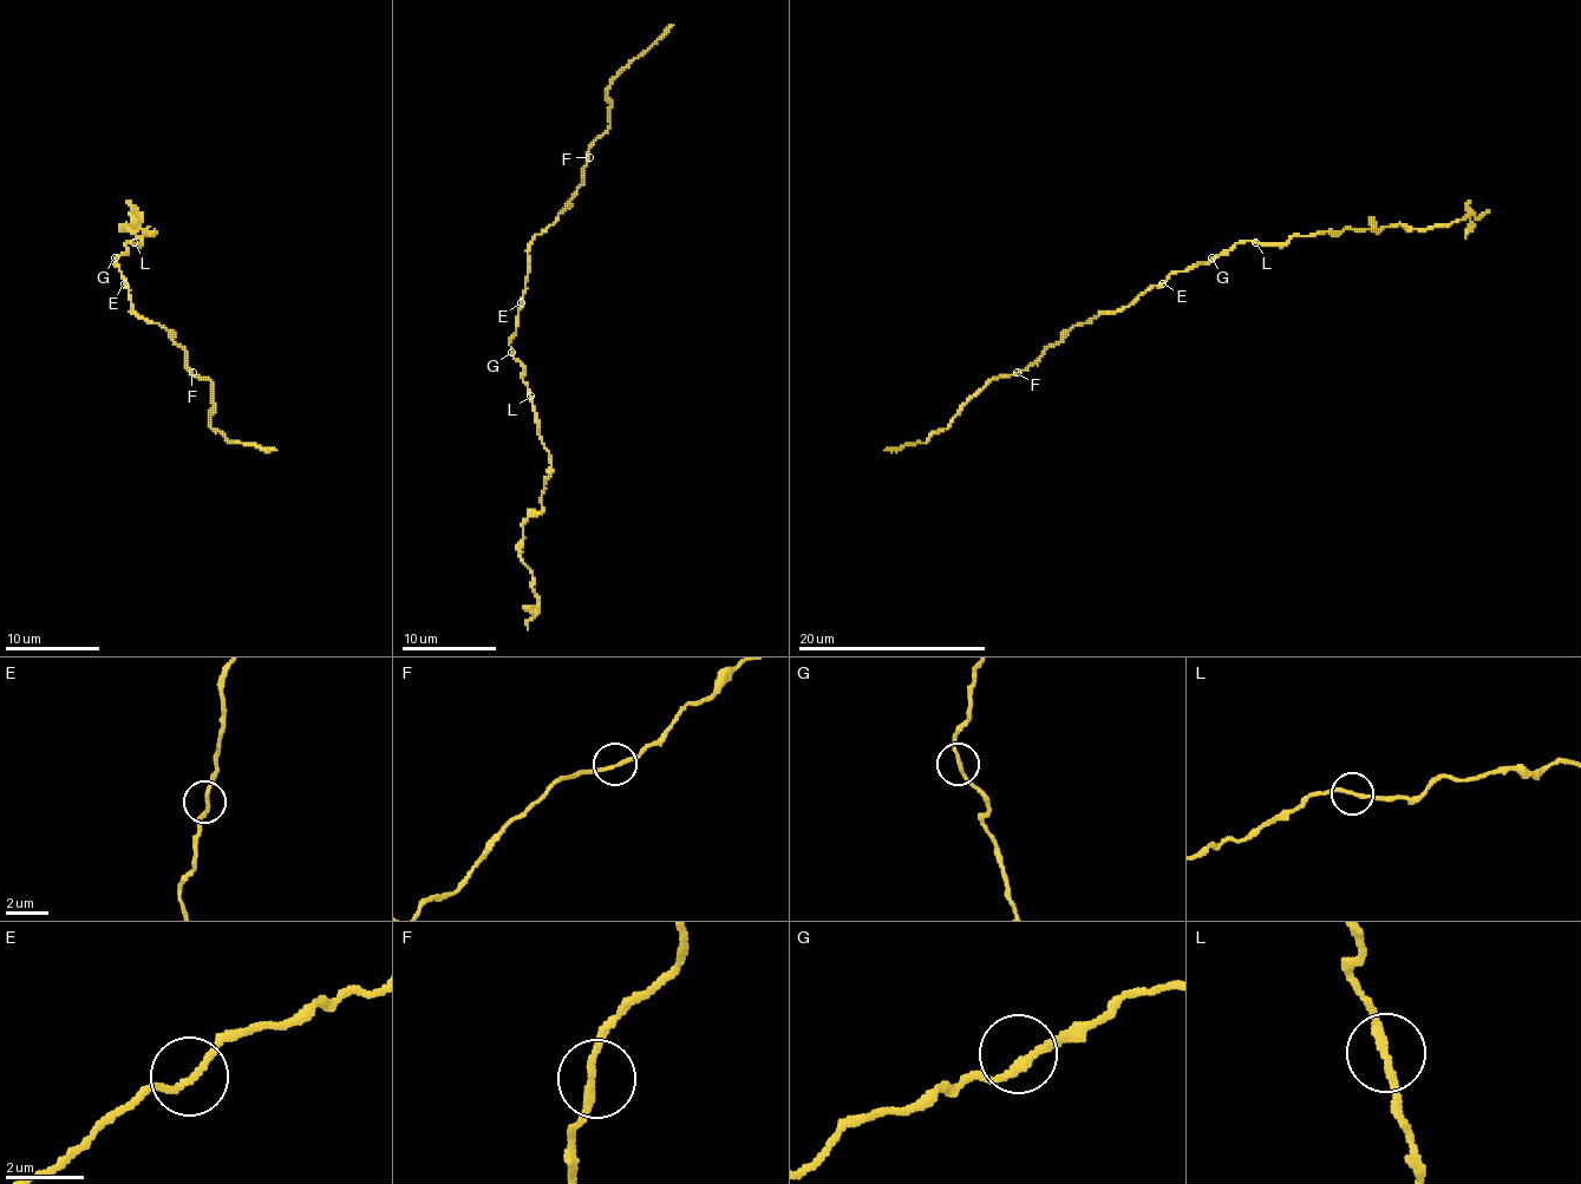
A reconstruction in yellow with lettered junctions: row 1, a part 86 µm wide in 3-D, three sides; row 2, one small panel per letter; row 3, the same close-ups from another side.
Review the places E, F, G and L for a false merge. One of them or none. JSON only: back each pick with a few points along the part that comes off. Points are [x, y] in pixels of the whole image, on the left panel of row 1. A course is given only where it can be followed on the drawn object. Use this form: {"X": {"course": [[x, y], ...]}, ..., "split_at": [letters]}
{"L": {"course": [[134, 243], [155, 231], [124, 229], [131, 229], [138, 215], [138, 239]]}, "split_at": ["L"]}

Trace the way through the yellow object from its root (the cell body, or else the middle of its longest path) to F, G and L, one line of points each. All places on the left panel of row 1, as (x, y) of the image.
F: (126, 283), (131, 312), (164, 327), (185, 351), (185, 365), (193, 372)
G: (126, 283), (112, 265), (115, 257)
L: (126, 283), (112, 265), (126, 250), (126, 243), (134, 243)

